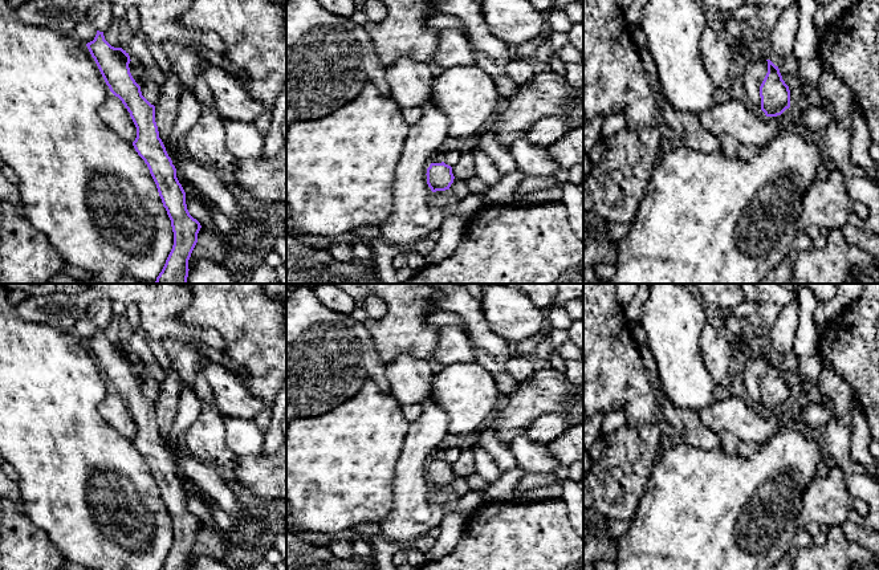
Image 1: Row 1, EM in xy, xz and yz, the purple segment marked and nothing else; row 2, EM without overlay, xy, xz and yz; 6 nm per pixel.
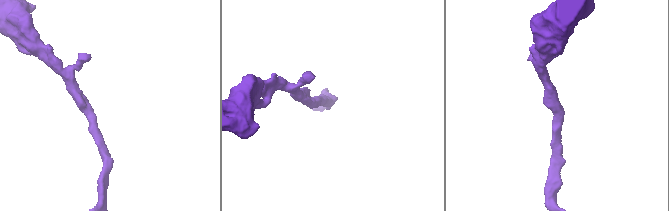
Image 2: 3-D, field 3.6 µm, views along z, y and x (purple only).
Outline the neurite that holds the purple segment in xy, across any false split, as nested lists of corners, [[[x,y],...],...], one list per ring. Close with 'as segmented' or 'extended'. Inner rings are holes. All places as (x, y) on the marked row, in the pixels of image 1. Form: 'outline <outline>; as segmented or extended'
outline [[[97,30],[97,34],[93,41],[86,44],[91,57],[94,58],[106,85],[110,91],[118,97],[137,127],[137,138],[133,142],[133,146],[138,155],[147,164],[150,174],[156,184],[159,196],[162,199],[163,207],[167,211],[167,215],[171,220],[171,227],[174,232],[174,245],[166,260],[166,264],[156,277],[156,284],[187,284],[188,277],[188,260],[191,253],[198,243],[198,233],[202,228],[200,223],[194,219],[186,204],[186,192],[176,178],[176,168],[172,164],[171,158],[168,156],[166,147],[159,138],[158,126],[155,122],[155,106],[151,105],[141,91],[141,86],[135,82],[130,73],[130,56],[122,48],[111,46],[103,36],[103,32]]]; as segmented

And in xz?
outline [[[431,163],[427,168],[427,184],[432,192],[449,190],[453,183],[452,167],[441,163]]]; as segmented

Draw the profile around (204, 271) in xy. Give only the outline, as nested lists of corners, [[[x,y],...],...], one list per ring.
[[[199,260],[188,270],[187,284],[245,284],[236,262]]]

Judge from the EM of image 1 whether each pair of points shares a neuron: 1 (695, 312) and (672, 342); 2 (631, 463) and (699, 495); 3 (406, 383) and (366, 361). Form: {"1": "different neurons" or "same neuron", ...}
{"1": "same neuron", "2": "different neurons", "3": "different neurons"}

